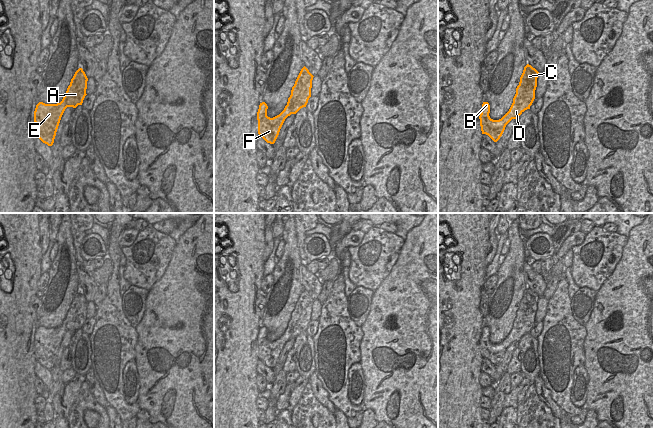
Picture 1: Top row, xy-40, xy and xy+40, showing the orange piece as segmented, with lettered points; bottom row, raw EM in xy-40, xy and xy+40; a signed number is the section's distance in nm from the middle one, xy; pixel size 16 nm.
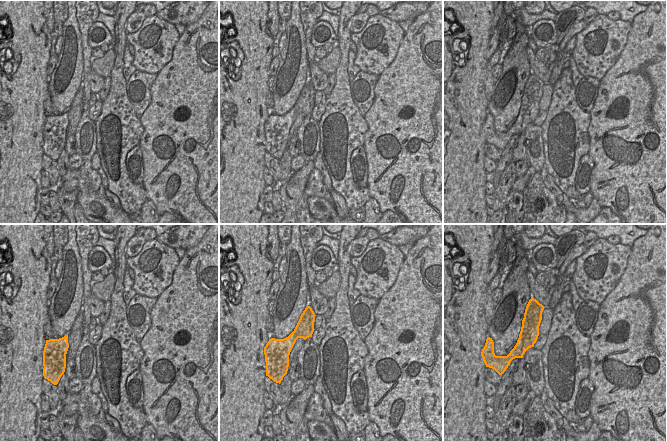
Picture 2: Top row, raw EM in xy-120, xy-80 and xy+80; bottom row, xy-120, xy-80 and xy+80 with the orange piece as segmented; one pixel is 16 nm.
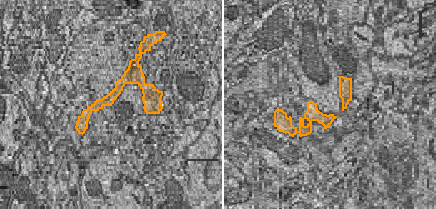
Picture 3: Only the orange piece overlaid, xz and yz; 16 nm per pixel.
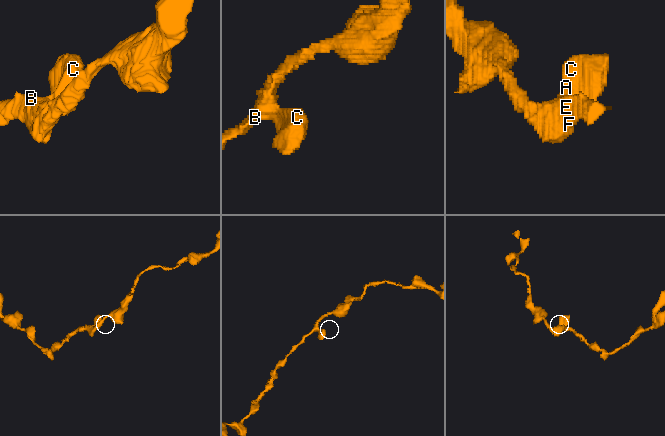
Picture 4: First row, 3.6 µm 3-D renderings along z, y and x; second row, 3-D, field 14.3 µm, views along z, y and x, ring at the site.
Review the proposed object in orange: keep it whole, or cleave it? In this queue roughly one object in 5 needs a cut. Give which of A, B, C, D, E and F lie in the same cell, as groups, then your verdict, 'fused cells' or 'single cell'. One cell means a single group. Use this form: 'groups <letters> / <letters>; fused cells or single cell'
groups A B C D E F; single cell

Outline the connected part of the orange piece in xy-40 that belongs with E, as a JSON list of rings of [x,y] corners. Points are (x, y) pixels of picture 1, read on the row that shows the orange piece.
[[[79,68],[62,101],[57,104],[39,102],[34,111],[35,133],[43,143],[52,146],[61,117],[67,107],[76,108],[82,105],[87,89],[88,78],[82,68]]]

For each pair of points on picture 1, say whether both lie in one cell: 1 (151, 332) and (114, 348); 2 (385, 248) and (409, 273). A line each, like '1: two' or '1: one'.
1: two
2: two

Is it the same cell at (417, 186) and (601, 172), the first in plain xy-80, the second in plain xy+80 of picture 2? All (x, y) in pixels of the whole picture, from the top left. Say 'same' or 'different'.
same

